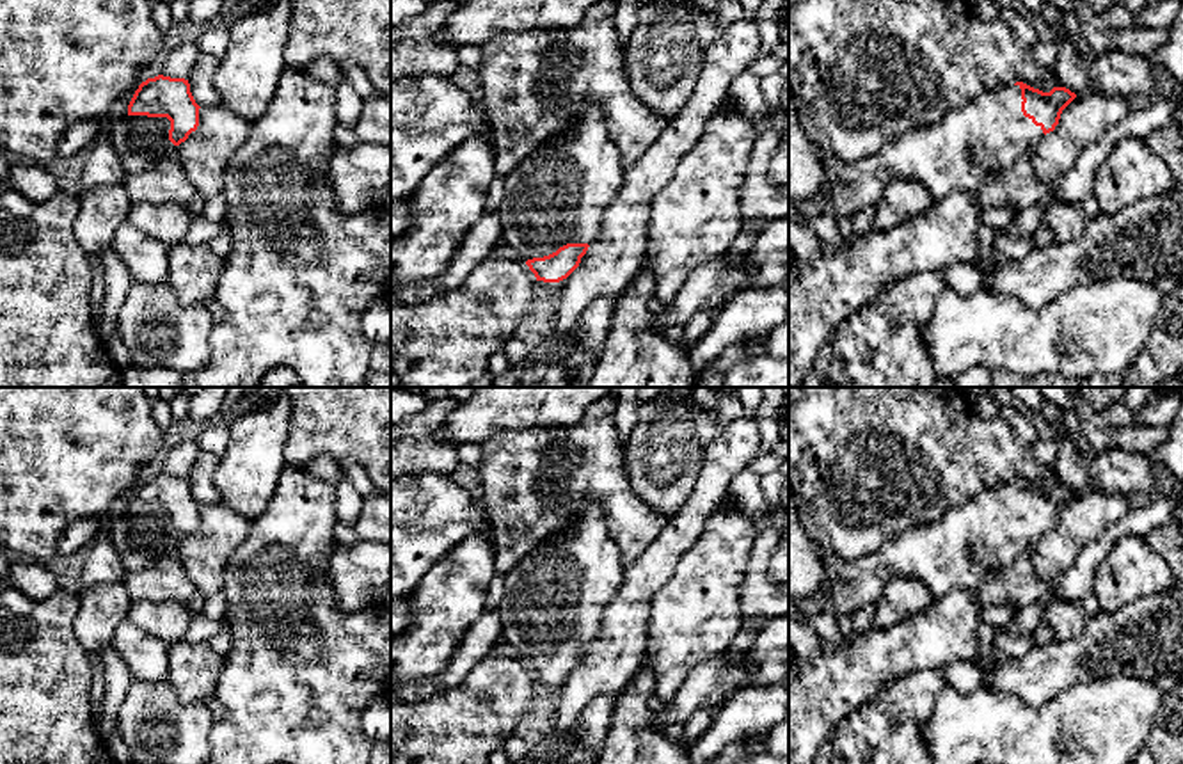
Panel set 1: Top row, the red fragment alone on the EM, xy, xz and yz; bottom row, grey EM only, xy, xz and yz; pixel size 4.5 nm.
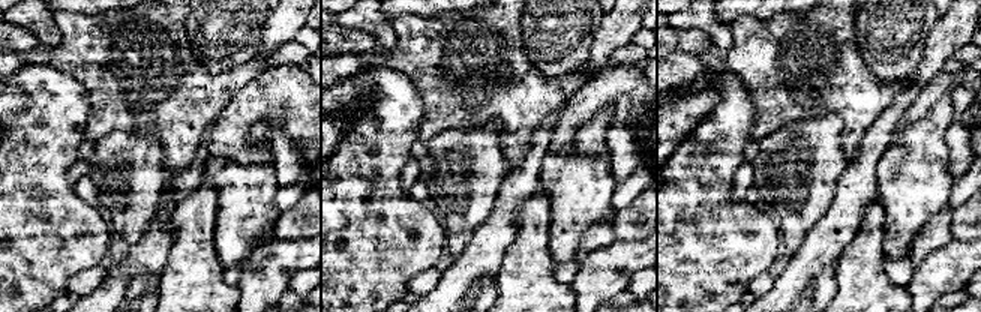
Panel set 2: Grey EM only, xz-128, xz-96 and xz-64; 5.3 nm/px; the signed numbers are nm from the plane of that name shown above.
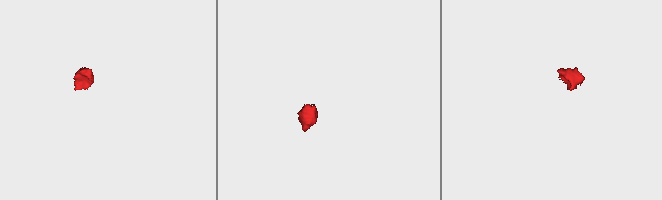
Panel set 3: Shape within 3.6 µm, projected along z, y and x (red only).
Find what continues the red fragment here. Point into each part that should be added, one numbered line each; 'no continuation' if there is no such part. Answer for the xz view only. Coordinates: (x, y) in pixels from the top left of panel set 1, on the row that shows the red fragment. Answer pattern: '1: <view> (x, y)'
1: xz (556, 196)
2: xz (546, 288)

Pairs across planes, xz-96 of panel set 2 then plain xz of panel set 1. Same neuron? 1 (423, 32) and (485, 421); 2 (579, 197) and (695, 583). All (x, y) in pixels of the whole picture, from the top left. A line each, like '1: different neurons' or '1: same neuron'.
1: different neurons
2: same neuron

